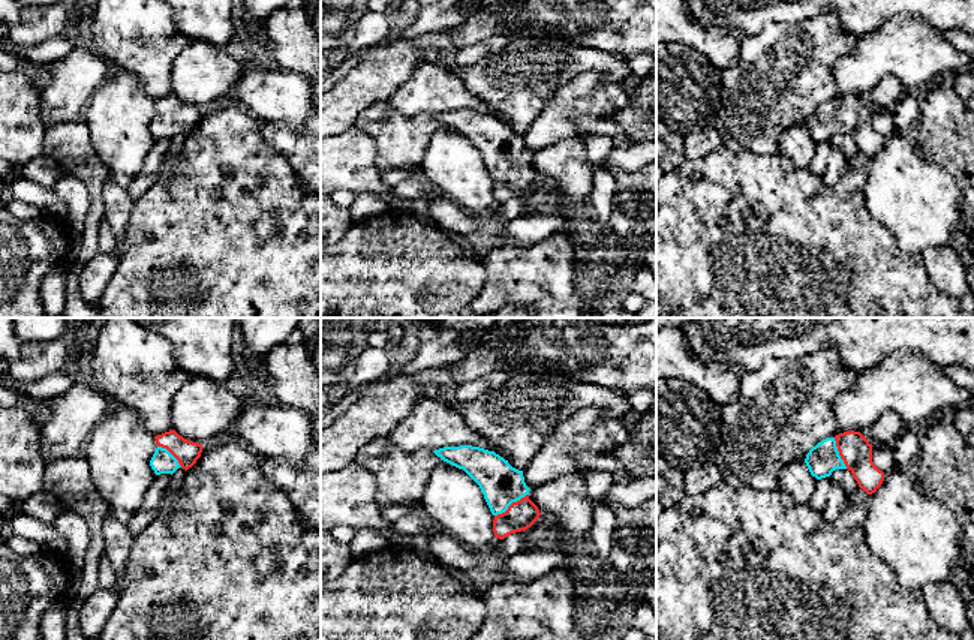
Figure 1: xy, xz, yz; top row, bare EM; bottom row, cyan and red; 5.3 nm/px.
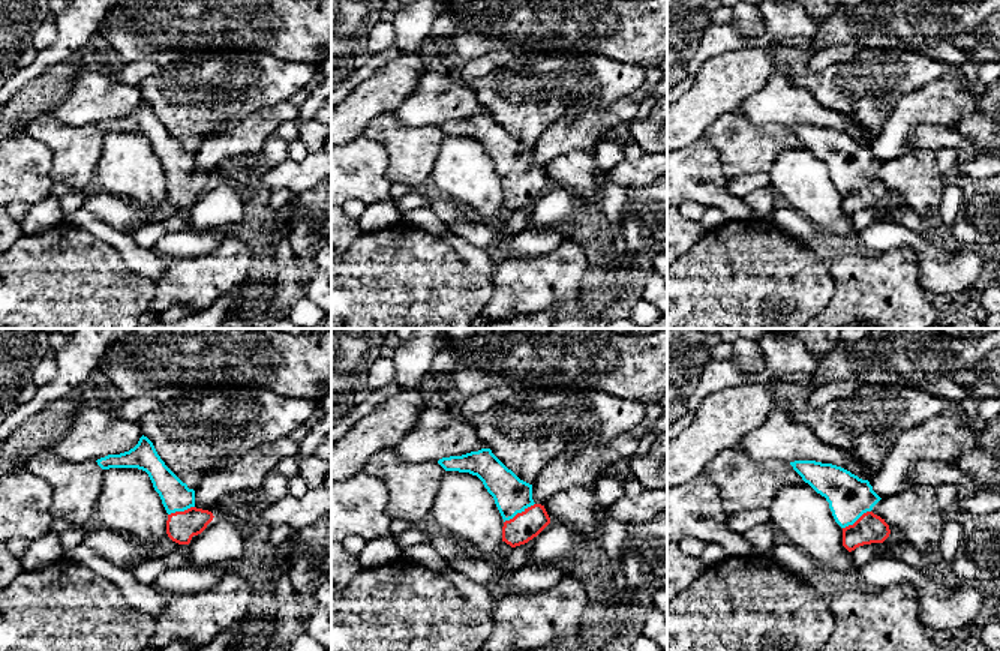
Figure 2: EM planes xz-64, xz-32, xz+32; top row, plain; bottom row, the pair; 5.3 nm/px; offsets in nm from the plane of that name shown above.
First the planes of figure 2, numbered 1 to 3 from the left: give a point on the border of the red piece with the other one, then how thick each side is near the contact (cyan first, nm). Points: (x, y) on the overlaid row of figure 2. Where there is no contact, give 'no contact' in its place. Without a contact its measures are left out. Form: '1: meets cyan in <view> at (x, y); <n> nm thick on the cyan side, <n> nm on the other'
1: meets cyan in xz-64 at (180, 510); 160 nm thick on the cyan side, 160 nm on the other
2: meets cyan in xz-32 at (519, 512); 200 nm thick on the cyan side, 160 nm on the other
3: meets cyan in xz+32 at (856, 519); 240 nm thick on the cyan side, 160 nm on the other

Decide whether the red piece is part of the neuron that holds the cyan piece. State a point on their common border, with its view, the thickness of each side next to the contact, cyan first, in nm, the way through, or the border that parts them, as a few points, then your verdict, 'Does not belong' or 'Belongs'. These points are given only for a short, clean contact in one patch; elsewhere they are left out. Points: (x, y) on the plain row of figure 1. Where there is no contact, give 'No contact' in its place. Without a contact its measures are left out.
Touches cyan at xz (511, 167). Thickness 220 nm (cyan) against 160 nm. Path across: xz (502, 149), (511, 167), (522, 179). Belongs

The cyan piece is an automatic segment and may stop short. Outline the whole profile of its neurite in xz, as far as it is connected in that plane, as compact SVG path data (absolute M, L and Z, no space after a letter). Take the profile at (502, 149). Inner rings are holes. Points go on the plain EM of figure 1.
M444 111L433 115L444 126L463 133L483 154L484 163L494 180L494 201L524 196L541 180L529 163L529 151L523 135L512 132L508 124L480 111Z

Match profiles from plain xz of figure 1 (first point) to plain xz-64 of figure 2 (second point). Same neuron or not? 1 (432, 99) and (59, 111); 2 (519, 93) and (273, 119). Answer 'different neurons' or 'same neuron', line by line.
1: same neuron
2: different neurons

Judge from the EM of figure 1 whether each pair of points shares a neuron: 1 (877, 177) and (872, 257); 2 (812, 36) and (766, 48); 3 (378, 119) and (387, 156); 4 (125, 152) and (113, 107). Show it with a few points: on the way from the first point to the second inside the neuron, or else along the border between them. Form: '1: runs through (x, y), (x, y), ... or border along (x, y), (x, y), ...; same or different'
1: border along (865, 183), (866, 209), (892, 234), (896, 245); different
2: runs through (800, 47), (778, 47); same
3: runs through (387, 128), (387, 147); same
4: runs through (123, 141), (119, 131), (119, 117); same

